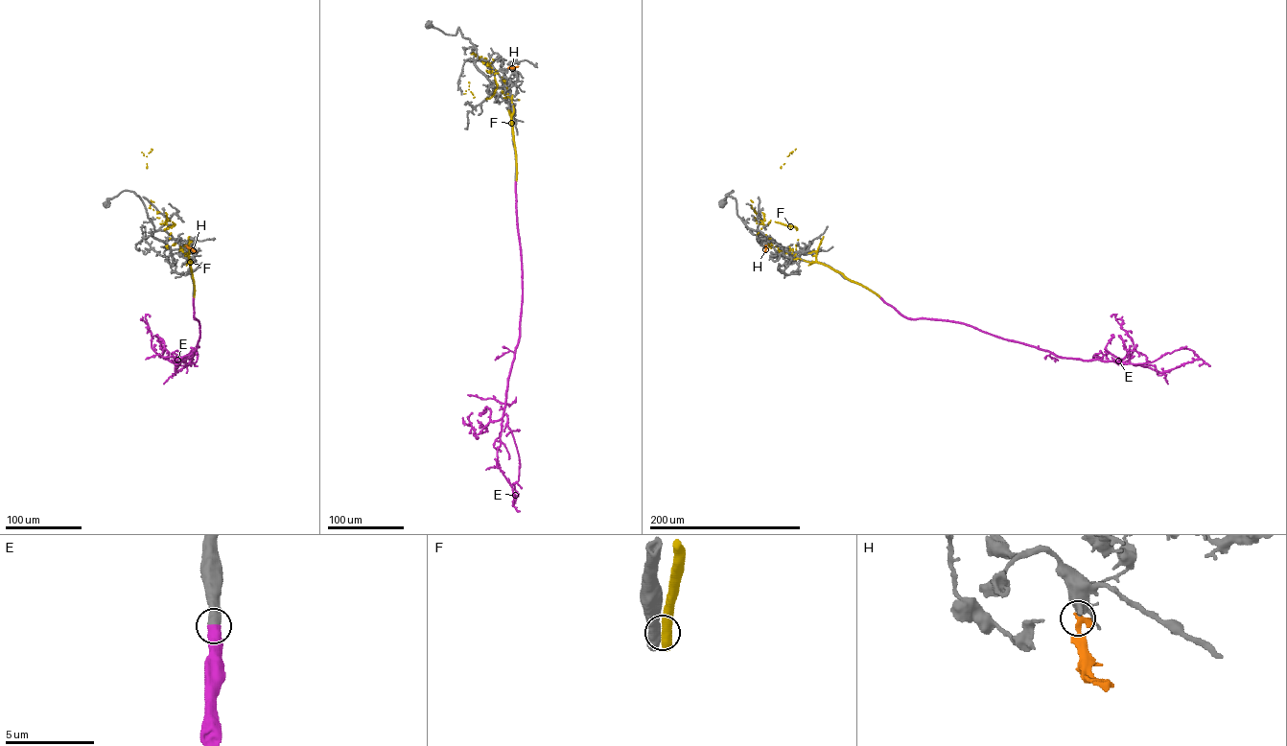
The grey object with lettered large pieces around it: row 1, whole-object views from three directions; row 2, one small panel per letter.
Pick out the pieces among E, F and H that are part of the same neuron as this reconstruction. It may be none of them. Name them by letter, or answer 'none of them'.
E

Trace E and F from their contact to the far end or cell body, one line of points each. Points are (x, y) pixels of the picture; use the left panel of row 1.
E: (193, 296), (198, 339), (192, 355), (179, 362), (175, 371), (192, 358), (197, 366)
F: (194, 296), (189, 262), (192, 261), (179, 246), (174, 244), (165, 224), (150, 205), (152, 149)

